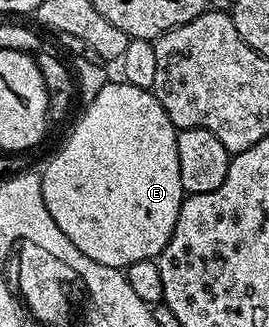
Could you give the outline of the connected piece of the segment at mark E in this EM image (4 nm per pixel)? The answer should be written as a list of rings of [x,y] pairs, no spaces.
[[[122,79],[116,81],[115,89],[108,83],[93,102],[85,105],[71,138],[41,176],[45,207],[49,207],[57,227],[69,235],[69,243],[89,255],[92,262],[125,271],[133,263],[141,263],[141,259],[154,261],[162,253],[173,235],[185,194],[177,163],[177,130],[165,115],[165,107],[161,107],[152,90],[128,85]]]

